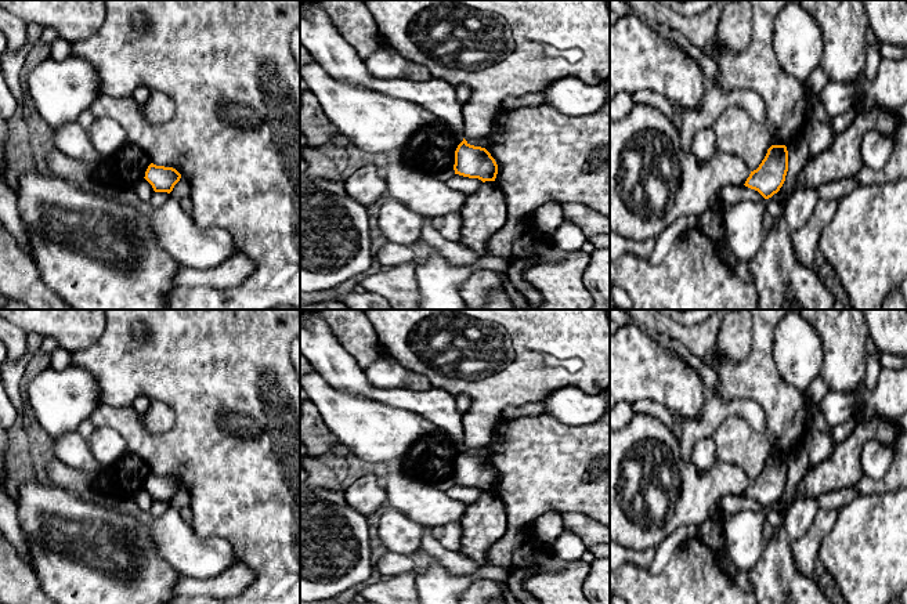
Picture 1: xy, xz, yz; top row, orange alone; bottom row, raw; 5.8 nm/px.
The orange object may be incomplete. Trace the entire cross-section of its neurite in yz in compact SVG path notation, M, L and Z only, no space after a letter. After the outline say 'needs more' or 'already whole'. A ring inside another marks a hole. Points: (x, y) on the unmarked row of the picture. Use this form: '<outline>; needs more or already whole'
M772 455L759 477L751 481L745 496L758 500L765 509L780 500L788 481L788 460L785 455Z; already whole

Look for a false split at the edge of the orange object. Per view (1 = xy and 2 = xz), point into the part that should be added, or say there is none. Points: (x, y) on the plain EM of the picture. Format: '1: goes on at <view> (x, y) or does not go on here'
1: does not go on here
2: does not go on here

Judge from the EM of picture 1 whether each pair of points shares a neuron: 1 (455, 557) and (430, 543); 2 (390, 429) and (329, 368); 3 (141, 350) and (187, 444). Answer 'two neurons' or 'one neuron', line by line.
1: one neuron
2: two neurons
3: one neuron

